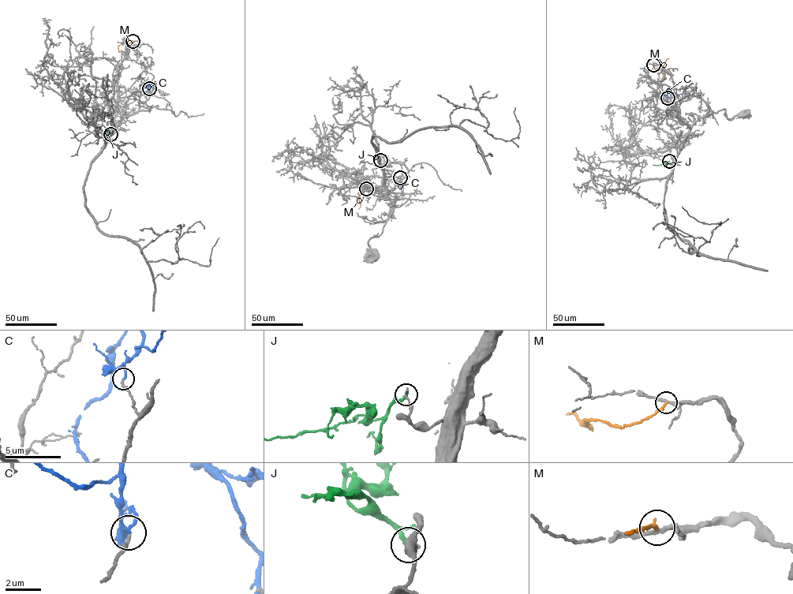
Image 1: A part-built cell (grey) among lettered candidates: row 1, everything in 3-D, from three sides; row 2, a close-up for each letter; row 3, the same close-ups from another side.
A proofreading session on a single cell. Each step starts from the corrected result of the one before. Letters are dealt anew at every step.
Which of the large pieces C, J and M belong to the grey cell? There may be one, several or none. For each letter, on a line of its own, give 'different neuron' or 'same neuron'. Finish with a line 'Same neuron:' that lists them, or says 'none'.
C: different neuron
J: different neuron
M: different neuron
Same neuron: none

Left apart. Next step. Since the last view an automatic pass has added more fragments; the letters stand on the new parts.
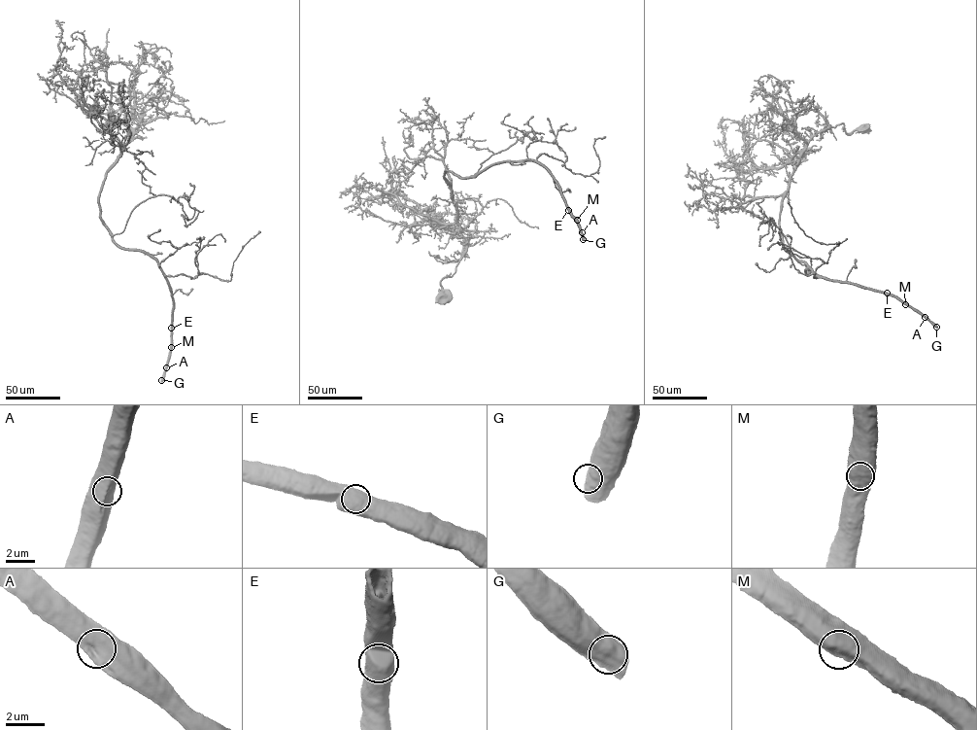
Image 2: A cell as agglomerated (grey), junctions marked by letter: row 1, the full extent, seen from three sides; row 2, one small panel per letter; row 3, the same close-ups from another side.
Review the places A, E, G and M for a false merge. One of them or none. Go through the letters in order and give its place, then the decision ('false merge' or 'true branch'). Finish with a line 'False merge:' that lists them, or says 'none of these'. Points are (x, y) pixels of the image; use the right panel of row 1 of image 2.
A: place (925, 317); true branch
E: place (887, 293); true branch
G: place (936, 327); true branch
M: place (905, 304); true branch
False merge: none of these

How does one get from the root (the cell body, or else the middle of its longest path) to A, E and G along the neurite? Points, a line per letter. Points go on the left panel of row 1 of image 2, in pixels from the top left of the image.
A: (114, 124), (145, 121), (106, 173), (100, 215), (115, 242), (149, 254), (164, 275), (166, 367)
E: (114, 124), (128, 116), (145, 121), (106, 173), (100, 215), (115, 242), (160, 266), (171, 328)
G: (114, 124), (128, 116), (145, 121), (106, 173), (98, 202), (114, 242), (154, 258), (169, 286), (161, 380)

